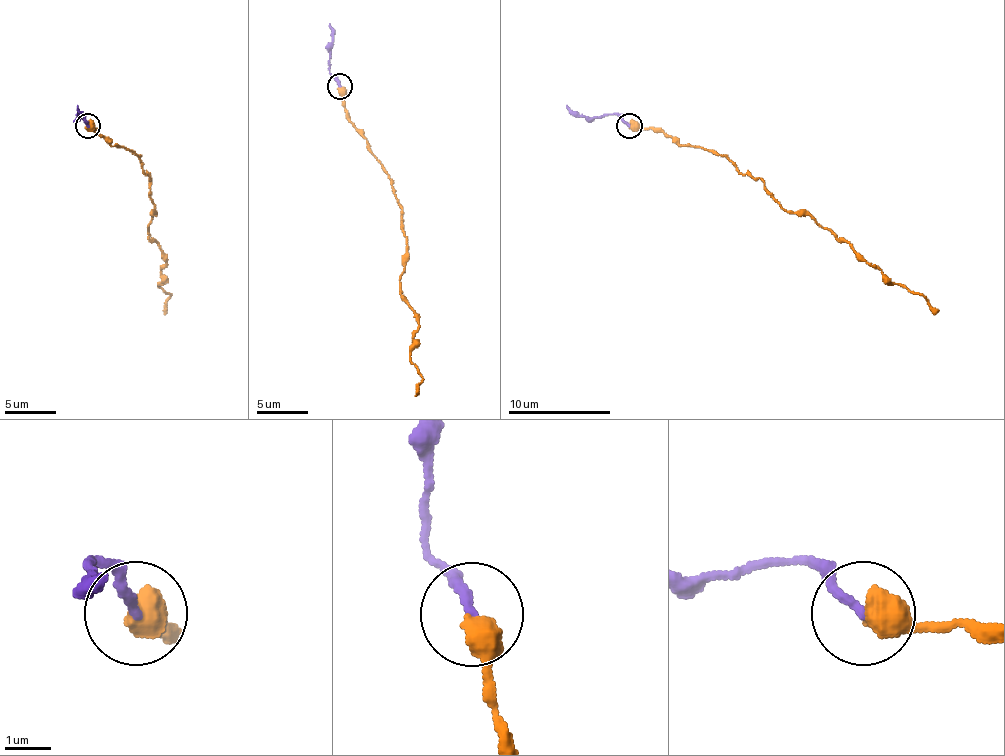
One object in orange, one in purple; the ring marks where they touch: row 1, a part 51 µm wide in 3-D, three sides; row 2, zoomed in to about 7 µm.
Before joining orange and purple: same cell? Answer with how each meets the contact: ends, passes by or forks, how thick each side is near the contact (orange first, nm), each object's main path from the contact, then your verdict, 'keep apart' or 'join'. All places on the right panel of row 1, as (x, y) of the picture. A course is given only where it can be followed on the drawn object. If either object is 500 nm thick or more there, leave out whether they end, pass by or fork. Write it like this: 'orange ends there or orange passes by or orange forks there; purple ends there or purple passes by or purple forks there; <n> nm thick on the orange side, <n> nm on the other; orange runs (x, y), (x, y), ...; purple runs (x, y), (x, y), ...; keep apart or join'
600 nm thick on the orange side, 200 nm on the other; orange runs (628, 126), (712, 149), (758, 177), (784, 210), (809, 213), (921, 294), (934, 315); purple runs (628, 126), (616, 113), (585, 118), (567, 106); join

